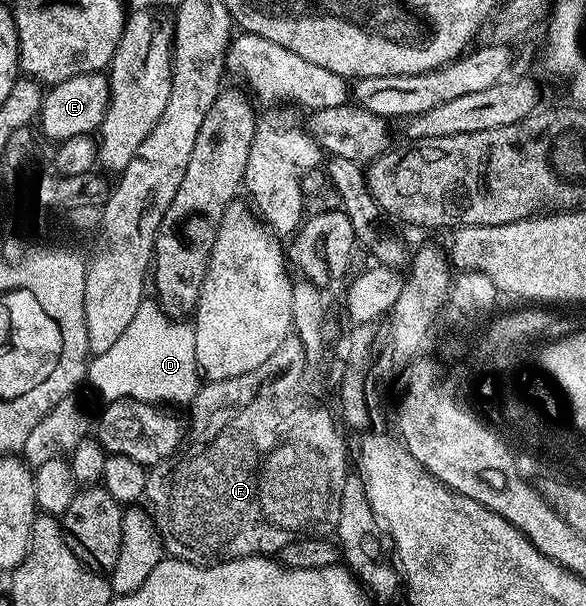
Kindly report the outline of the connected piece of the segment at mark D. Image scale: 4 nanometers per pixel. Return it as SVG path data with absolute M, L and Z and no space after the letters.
M146 298L114 344L89 361L87 383L107 403L128 398L152 405L184 404L197 396L202 383L195 341L195 330L191 323L172 319L155 299Z

